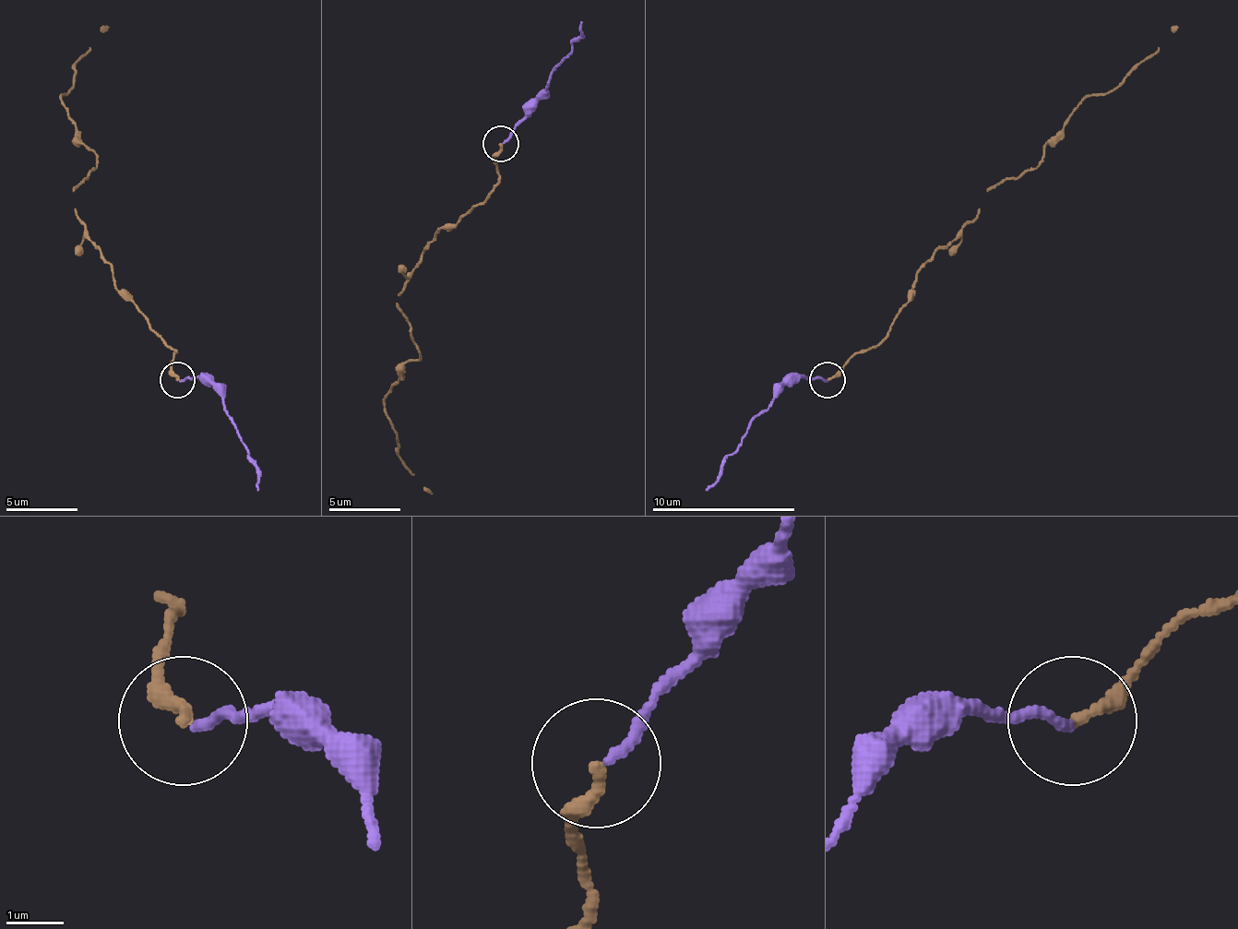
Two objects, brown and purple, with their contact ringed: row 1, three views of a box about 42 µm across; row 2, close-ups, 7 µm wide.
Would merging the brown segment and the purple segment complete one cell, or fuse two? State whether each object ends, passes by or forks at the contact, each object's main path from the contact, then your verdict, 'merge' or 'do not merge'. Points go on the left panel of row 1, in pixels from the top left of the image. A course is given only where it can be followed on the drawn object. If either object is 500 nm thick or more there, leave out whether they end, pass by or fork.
brown ends; purple ends; course brown (176, 380), (172, 348), (115, 288), (76, 212), (76, 191), (98, 166), (62, 94), (108, 26); course purple (180, 380), (201, 376), (222, 398), (255, 463), (258, 492); merge

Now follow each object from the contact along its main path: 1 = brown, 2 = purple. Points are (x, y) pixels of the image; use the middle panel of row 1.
1: (499, 142), (496, 189), (435, 235), (399, 292), (421, 353), (403, 368), (385, 410), (399, 461), (432, 494)
2: (503, 142), (525, 111), (546, 89), (578, 39), (582, 21)

